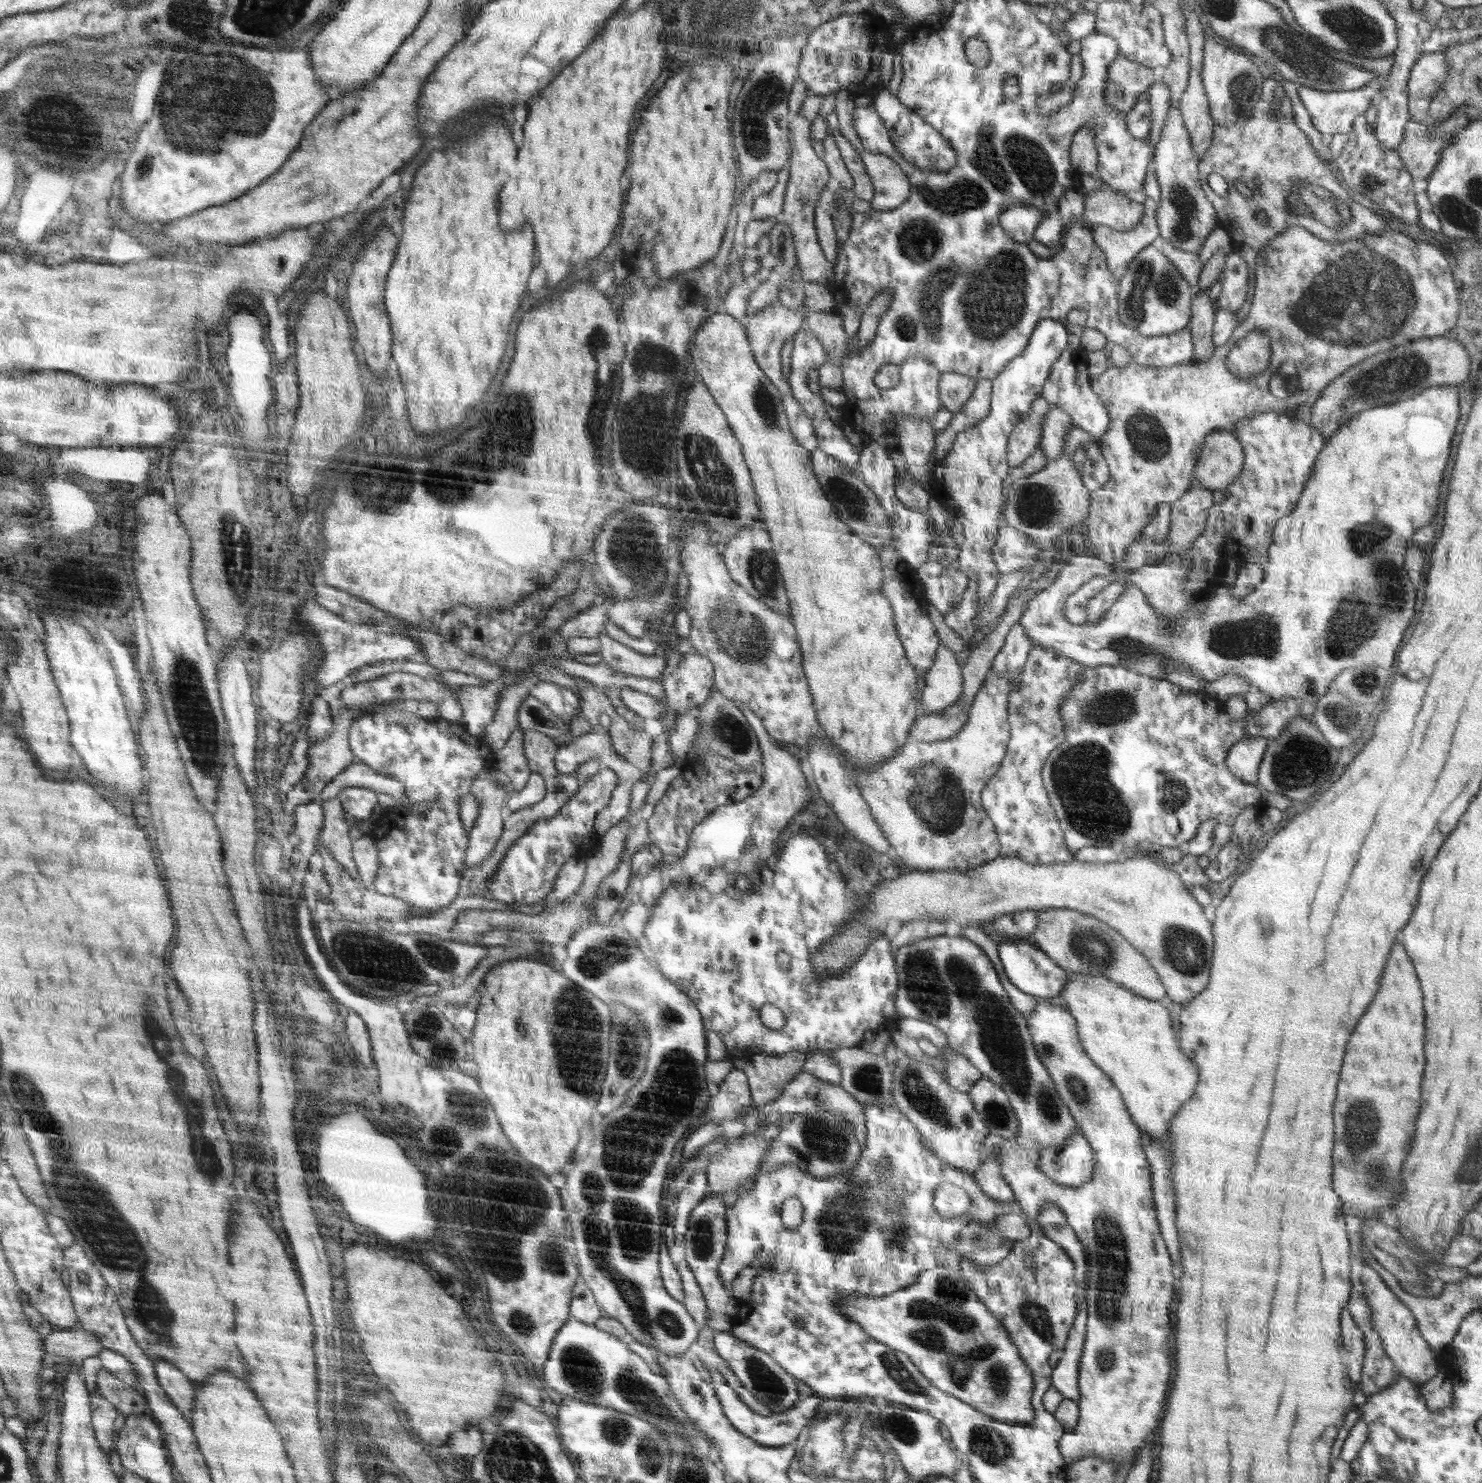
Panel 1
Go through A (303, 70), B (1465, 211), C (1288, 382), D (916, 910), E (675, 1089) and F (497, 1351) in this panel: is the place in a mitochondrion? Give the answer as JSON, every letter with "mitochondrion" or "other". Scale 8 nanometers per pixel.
{"A":"other","B":"mitochondrion","C":"mitochondrion","D":"other","E":"mitochondrion","F":"other"}

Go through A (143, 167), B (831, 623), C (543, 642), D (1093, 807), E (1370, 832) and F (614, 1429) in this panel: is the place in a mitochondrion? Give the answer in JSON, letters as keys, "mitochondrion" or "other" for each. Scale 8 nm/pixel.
{"A":"mitochondrion","B":"other","C":"other","D":"mitochondrion","E":"other","F":"mitochondrion"}

